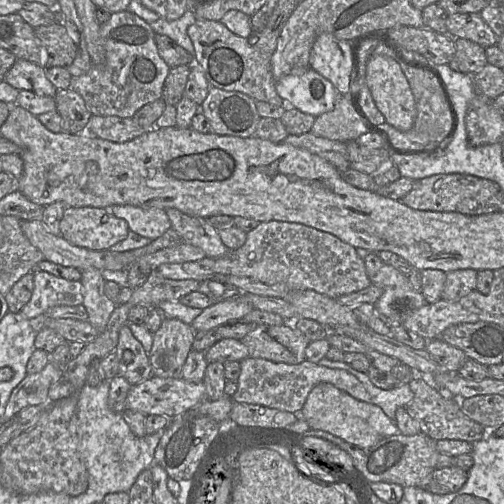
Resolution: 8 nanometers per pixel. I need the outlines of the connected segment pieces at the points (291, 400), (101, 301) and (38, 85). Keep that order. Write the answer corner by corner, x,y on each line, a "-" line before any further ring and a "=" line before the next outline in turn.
250,356
242,360
240,366
238,388
232,396
233,403
256,404
300,413
312,388
321,382
330,383
357,400
371,403
371,396
364,385
354,375
343,369
328,368
308,360
291,365
=
96,268
80,270
83,285
83,305
88,312
88,321
99,332
103,332
116,308
116,302
104,292
106,280
102,271
=
16,59
4,81
19,91
32,91
39,96
55,98
58,91
48,80
44,66
23,59

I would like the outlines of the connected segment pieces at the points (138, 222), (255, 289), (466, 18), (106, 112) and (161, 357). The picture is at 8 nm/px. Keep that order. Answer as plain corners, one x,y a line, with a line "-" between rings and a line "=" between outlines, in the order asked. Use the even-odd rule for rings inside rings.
130,204
115,205
110,209
115,216
128,223
131,231
151,241
171,228
170,219
163,209
142,208
=
283,221
260,222
247,233
244,245
219,258
204,257
199,261
162,264
158,271
165,278
173,280
196,280
200,283
208,279
224,280
234,285
241,294
286,298
292,291
313,290
337,299
365,289
371,284
367,275
365,261
359,256
358,250
336,236
317,230
300,223
=
480,13
448,15
446,27
450,37
470,40
485,49
497,43
497,36
482,19
=
128,10
113,13
110,19
101,25
100,36
105,49
104,63
92,66
85,74
73,76
69,88
83,98
88,110
94,116
132,118
144,105
161,99
164,81
170,68
158,54
155,32
151,26
=
167,317
155,332
149,353
153,375
163,378
182,378
182,369
195,337
195,331
176,318

